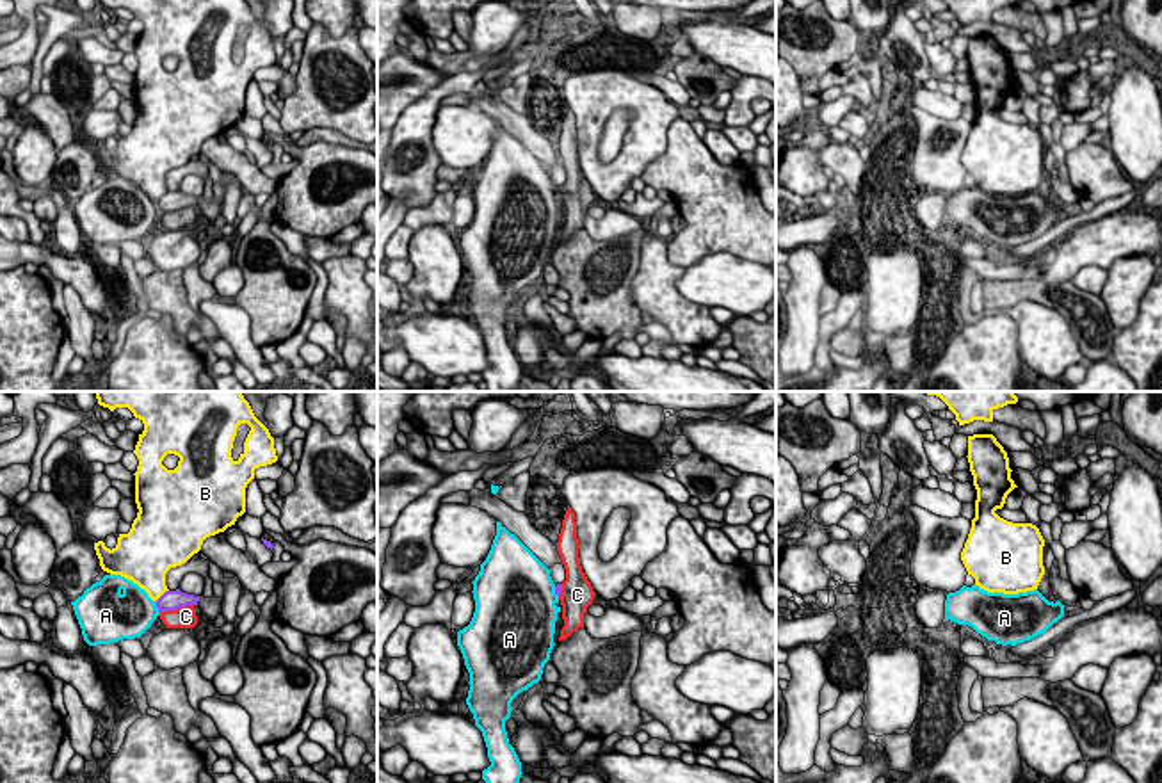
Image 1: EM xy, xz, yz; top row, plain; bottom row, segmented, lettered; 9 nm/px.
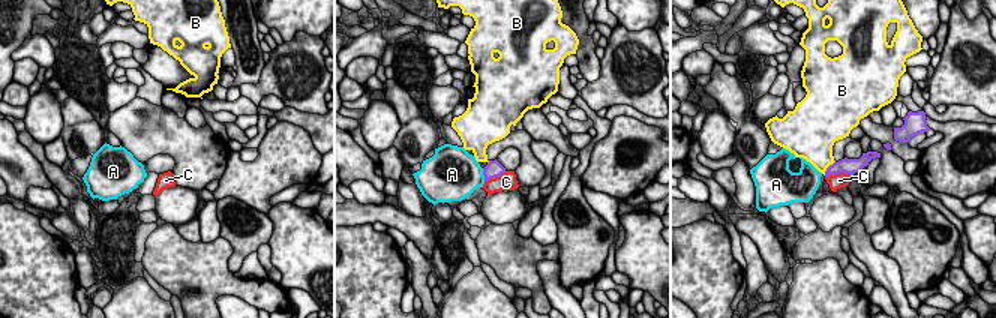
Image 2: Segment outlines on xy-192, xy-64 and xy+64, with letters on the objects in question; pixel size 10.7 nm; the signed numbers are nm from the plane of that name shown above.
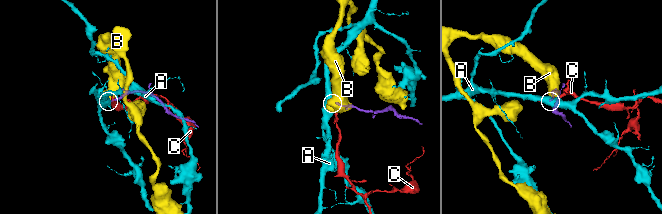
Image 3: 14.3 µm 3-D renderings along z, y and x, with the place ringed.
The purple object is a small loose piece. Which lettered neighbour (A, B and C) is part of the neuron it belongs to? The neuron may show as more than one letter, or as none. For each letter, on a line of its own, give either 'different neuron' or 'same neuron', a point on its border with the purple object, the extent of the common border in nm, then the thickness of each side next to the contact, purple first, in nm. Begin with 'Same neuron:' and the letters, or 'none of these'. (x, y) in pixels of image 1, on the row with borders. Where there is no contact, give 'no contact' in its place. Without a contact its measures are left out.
Same neuron: A
A: same neuron; meets purple in xy at (157, 607); contact 120 nm long; 190 nm thick on the purple side, 400 nm on the other
B: different neuron; meets purple in xy at (161, 597); contact 170 nm long; 190 nm thick on the purple side, 300 nm on the other
C: different neuron; meets purple in xy at (177, 607); contact 320 nm long; 190 nm thick on the purple side, 190 nm on the other

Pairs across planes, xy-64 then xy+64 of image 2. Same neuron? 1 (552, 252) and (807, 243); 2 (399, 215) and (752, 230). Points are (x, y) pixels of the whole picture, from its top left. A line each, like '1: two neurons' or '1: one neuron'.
1: one neuron
2: one neuron

